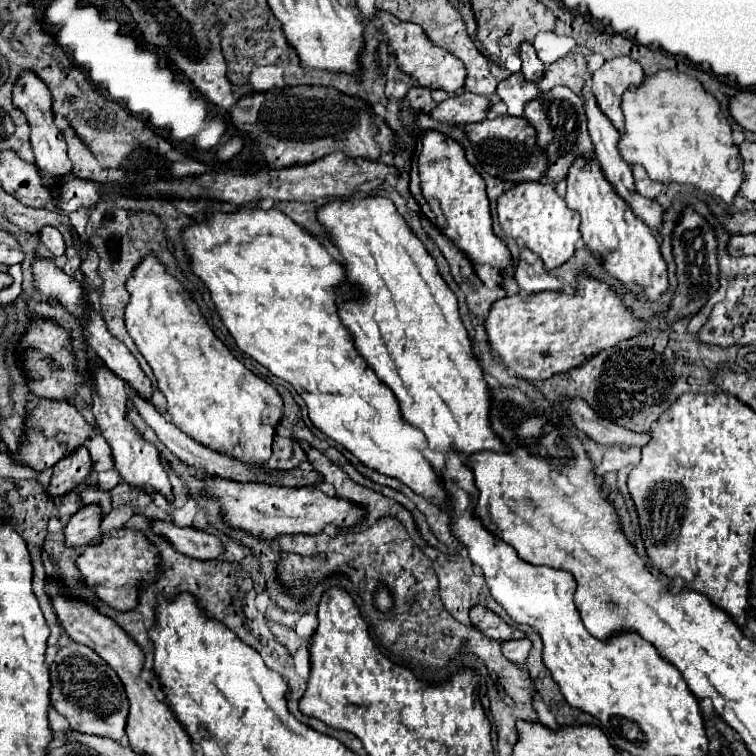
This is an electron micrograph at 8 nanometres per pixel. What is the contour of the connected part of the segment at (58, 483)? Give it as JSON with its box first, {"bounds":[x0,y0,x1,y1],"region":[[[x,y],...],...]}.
{"bounds":[48,446,94,496],"region":[[[78,446],[74,452],[64,456],[60,462],[54,464],[52,482],[48,486],[48,492],[52,496],[64,496],[72,492],[78,484],[86,480],[86,476],[92,472],[94,462],[90,458],[90,452],[86,446]]]}

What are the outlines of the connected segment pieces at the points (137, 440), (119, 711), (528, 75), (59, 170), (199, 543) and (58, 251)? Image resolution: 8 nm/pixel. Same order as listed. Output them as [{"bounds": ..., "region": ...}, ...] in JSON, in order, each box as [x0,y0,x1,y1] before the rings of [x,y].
[{"bounds":[92,360,172,500],"region":[[[98,360],[92,362],[92,370],[94,370],[94,380],[92,380],[92,410],[94,410],[94,418],[98,424],[100,434],[106,438],[106,442],[112,448],[112,460],[114,460],[114,468],[118,470],[122,482],[130,484],[132,488],[138,490],[152,490],[162,494],[166,500],[172,500],[172,486],[168,480],[168,472],[164,470],[162,462],[160,462],[160,454],[158,450],[146,442],[136,428],[126,420],[126,402],[128,402],[128,394],[126,394],[126,384],[124,380],[116,378],[110,374],[110,370],[106,366],[102,366]]]},{"bounds":[50,642,128,742],"region":[[[68,642],[62,646],[50,666],[52,706],[70,722],[70,728],[82,734],[110,738],[120,742],[126,734],[128,696],[116,672],[88,646]]]},{"bounds":[520,42,546,82],"region":[[[524,42],[520,46],[520,58],[522,58],[522,74],[524,74],[524,78],[532,80],[532,82],[538,82],[544,76],[546,66],[538,60],[536,50],[534,50],[534,46],[530,42]]]},{"bounds":[12,70,72,186],"region":[[[24,70],[20,74],[20,78],[14,82],[12,88],[12,102],[14,106],[28,118],[28,124],[32,128],[30,132],[30,142],[32,142],[32,150],[36,156],[36,166],[40,168],[40,172],[46,176],[44,184],[46,186],[56,186],[56,182],[70,174],[72,170],[72,162],[68,160],[66,154],[66,142],[60,134],[60,130],[54,126],[54,112],[52,112],[52,100],[50,100],[50,92],[46,88],[46,84],[32,72],[32,70]]]},{"bounds":[150,520,224,560],"region":[[[150,520],[150,528],[154,534],[166,538],[174,546],[174,550],[190,558],[210,560],[220,558],[220,554],[224,552],[224,546],[216,536],[200,532],[196,528],[178,528],[172,522],[164,520]]]},{"bounds":[40,226,64,256],"region":[[[44,226],[44,228],[40,228],[40,240],[42,240],[42,244],[44,244],[54,256],[62,256],[62,254],[64,254],[62,234],[60,234],[54,226]]]}]

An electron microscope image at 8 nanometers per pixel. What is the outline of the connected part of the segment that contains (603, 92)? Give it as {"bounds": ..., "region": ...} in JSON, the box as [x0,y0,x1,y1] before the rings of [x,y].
{"bounds":[592,58,644,132],"region":[[[612,58],[606,60],[604,66],[592,76],[592,94],[598,102],[598,108],[604,112],[604,116],[614,124],[618,132],[624,130],[624,118],[622,118],[622,94],[628,92],[632,86],[640,86],[644,82],[644,70],[642,66],[628,58]]]}

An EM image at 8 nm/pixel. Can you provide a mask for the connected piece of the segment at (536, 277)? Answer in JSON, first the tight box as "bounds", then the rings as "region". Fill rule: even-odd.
{"bounds":[514,248,564,294],"region":[[[526,248],[520,250],[520,262],[516,266],[514,278],[520,286],[520,290],[524,290],[526,294],[538,294],[538,292],[546,292],[546,290],[552,290],[552,292],[564,290],[562,282],[556,276],[552,276],[550,272],[546,272],[542,266],[542,260]]]}

